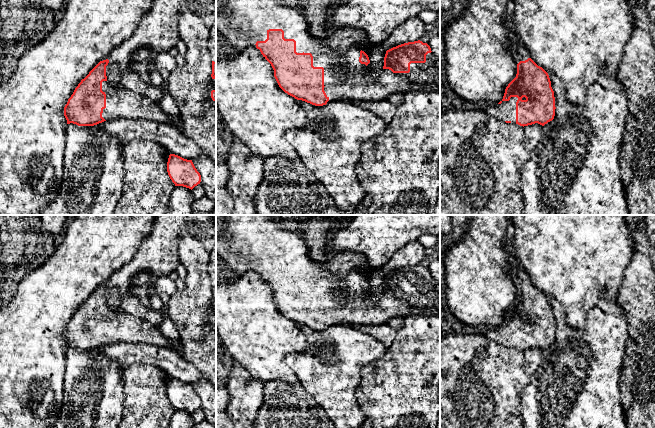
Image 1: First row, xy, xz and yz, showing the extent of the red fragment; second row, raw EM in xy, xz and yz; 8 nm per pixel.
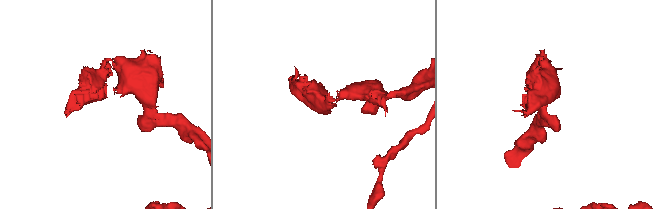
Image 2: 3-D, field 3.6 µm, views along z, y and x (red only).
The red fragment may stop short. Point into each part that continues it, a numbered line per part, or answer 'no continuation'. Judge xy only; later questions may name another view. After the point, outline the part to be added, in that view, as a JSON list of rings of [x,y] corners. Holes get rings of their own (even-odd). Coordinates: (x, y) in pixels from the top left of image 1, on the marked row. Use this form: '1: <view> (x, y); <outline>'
1: xy (121, 102); [[[103,81],[102,91],[106,94],[106,108],[102,113],[105,120],[127,118],[172,123],[172,118],[162,110],[160,103],[151,101],[124,86],[114,87],[109,81]]]

